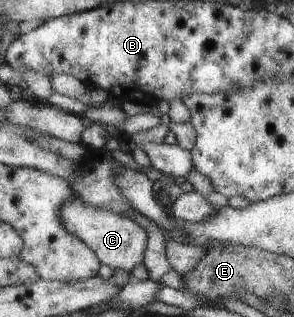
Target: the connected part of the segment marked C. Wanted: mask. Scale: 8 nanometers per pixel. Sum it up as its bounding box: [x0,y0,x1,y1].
[59,194,147,273]

